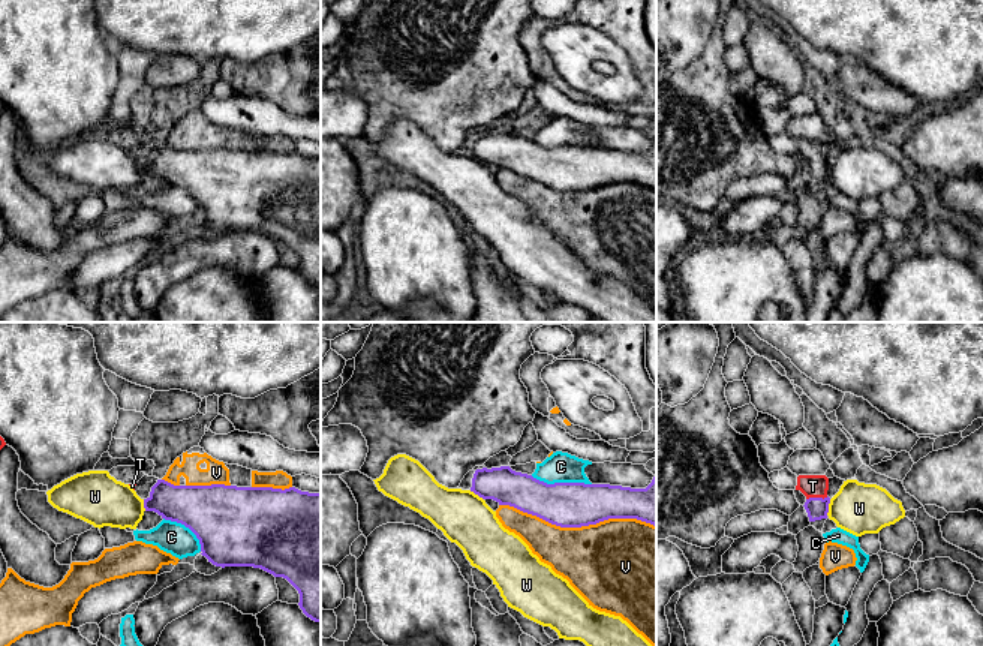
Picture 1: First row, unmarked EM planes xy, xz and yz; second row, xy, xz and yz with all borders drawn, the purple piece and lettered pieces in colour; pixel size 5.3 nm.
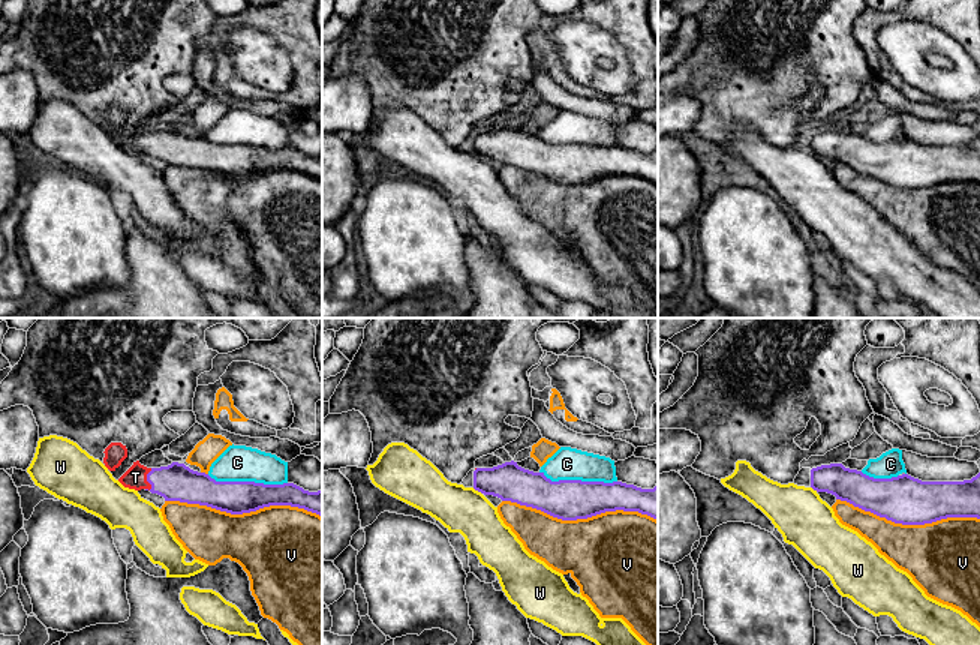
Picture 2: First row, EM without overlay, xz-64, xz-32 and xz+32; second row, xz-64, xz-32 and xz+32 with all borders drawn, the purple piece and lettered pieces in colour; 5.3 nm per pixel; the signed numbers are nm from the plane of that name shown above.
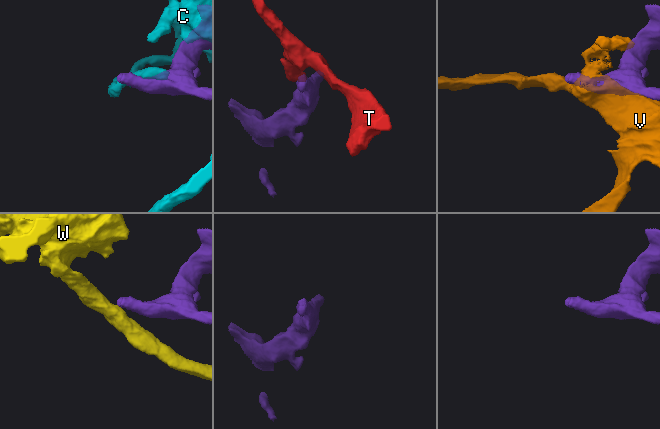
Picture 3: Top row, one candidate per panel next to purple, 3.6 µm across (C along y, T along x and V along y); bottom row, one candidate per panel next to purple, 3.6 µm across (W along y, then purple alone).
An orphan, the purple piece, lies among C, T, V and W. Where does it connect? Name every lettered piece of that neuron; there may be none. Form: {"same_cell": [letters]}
{"same_cell": ["T"]}

